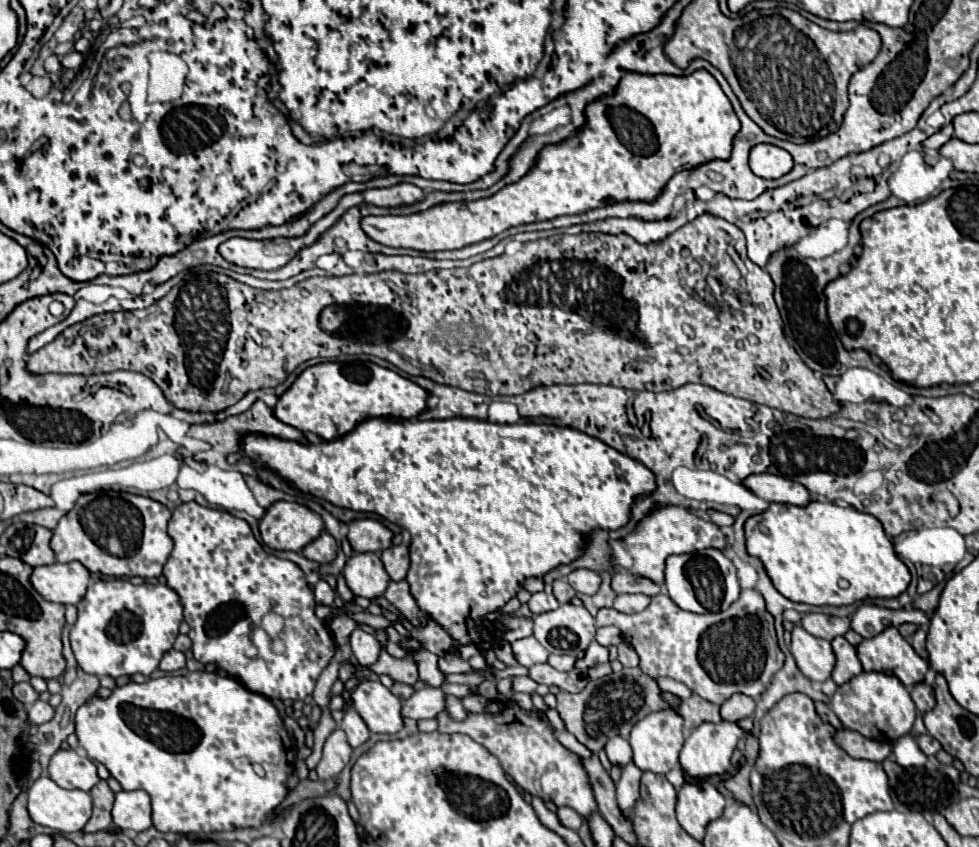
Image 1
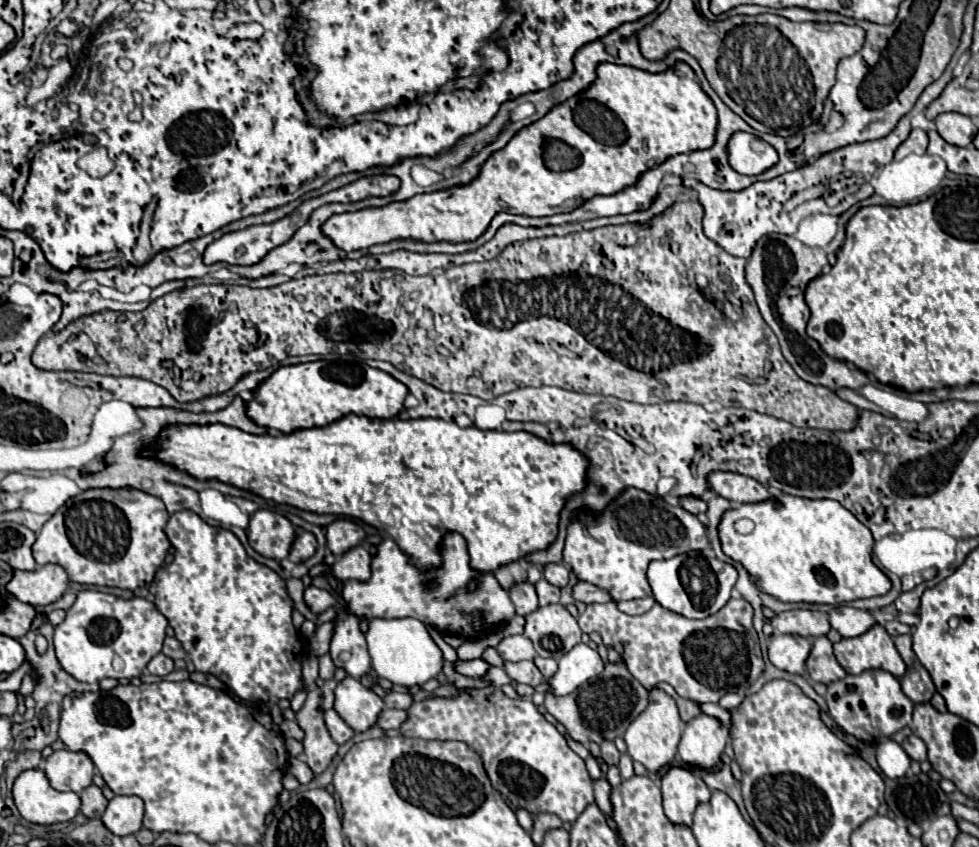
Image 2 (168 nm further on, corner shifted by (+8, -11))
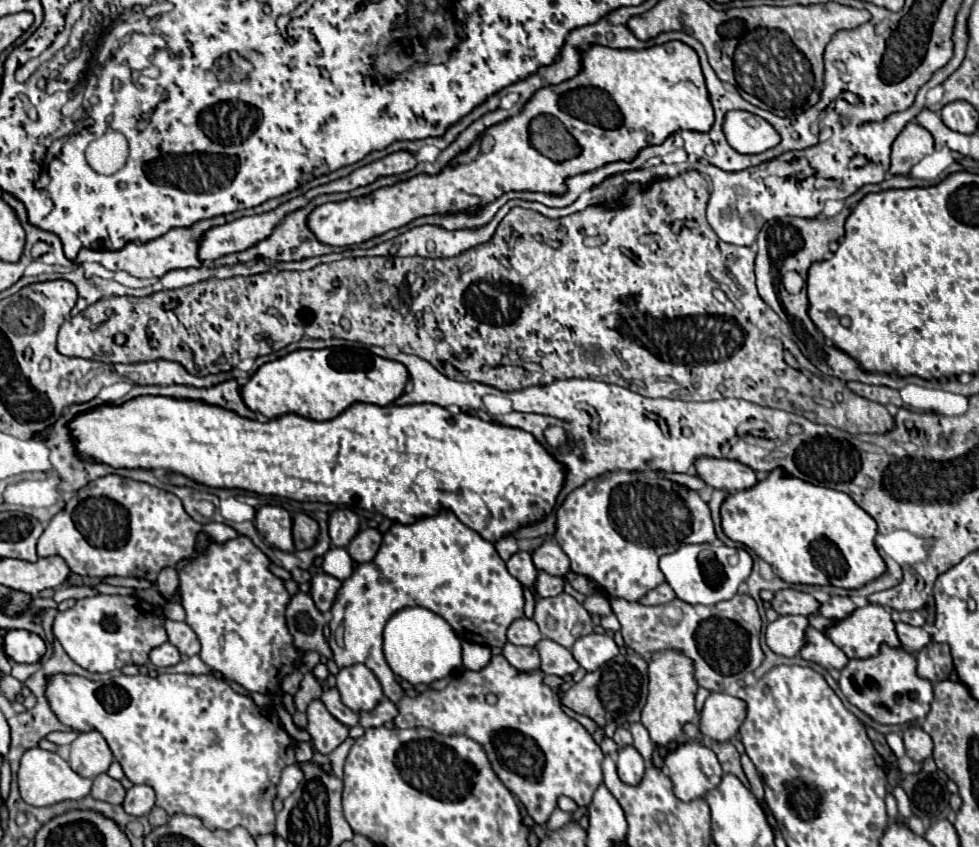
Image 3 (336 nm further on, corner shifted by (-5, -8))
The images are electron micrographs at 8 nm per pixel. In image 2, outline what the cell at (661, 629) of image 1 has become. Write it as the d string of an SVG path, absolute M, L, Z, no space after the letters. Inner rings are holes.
M730 598L720 612L704 620L688 620L654 604L642 616L628 616L616 608L616 602L588 604L578 616L580 630L600 632L602 642L614 648L630 674L644 686L652 688L668 682L678 696L692 702L718 702L728 692L744 694L746 688L762 674L764 660L756 630L752 628L752 606L744 598Z

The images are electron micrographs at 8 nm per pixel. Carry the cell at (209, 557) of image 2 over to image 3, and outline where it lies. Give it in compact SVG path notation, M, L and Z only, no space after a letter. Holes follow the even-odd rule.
M239 535L231 541L217 543L209 539L207 547L197 553L181 571L181 605L187 611L187 625L195 631L201 643L201 659L213 669L223 673L223 677L239 683L249 693L277 693L281 685L281 671L291 673L301 661L301 651L293 645L293 635L287 629L285 609L291 601L291 595L285 589L285 583L269 571L269 557L253 545L245 535Z

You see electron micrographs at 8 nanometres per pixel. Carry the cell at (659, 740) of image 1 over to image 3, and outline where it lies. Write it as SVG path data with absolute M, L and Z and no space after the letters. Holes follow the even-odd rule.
M657 653L649 661L649 697L641 713L641 723L649 731L653 745L667 747L671 741L685 739L683 727L687 723L697 723L695 711L695 691L697 683L693 681L693 663L681 653Z

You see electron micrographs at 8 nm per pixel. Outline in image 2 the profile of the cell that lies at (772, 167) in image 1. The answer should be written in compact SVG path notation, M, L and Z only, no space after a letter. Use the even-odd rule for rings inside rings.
M734 132L728 140L728 162L740 174L760 174L778 162L778 152L750 132Z

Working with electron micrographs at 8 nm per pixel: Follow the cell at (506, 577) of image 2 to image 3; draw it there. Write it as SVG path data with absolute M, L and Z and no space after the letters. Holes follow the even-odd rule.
M505 537L505 539L497 541L495 549L497 549L497 553L499 553L499 557L501 557L503 561L509 561L509 559L511 559L511 555L519 553L519 547L517 547L517 539L515 539L515 537Z

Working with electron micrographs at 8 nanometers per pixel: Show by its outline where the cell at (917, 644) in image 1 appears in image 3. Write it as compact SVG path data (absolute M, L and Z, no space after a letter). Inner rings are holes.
M901 621L895 623L895 631L897 631L897 637L901 639L903 647L907 649L907 653L917 653L919 649L923 649L931 641L931 637L927 635L925 629L913 627L913 625L907 625Z

